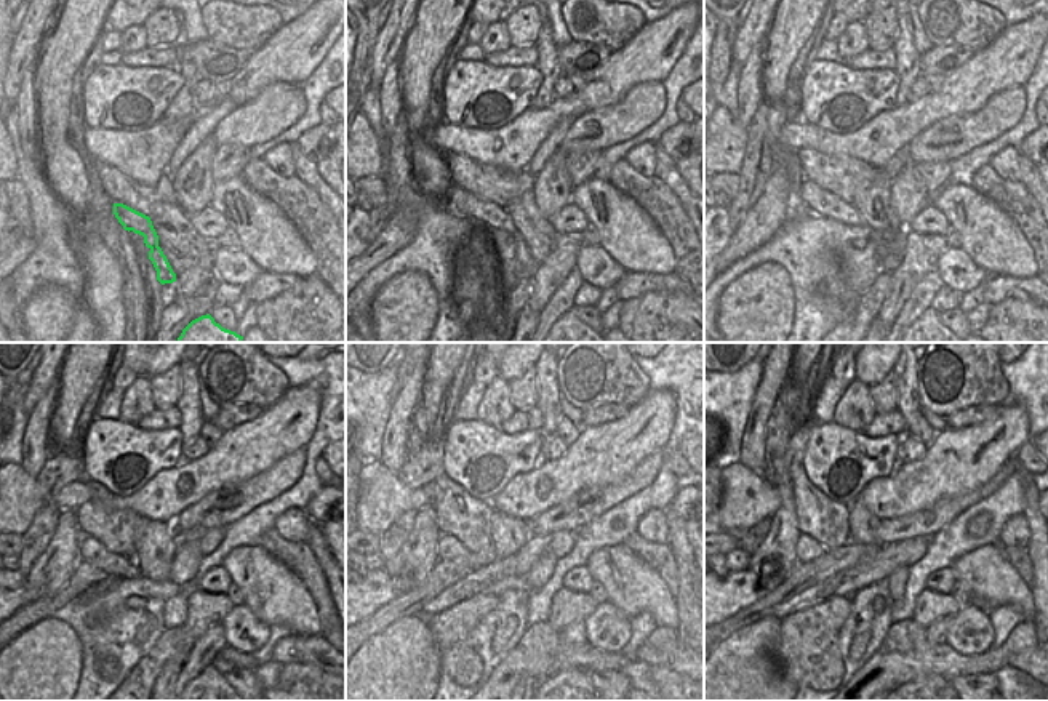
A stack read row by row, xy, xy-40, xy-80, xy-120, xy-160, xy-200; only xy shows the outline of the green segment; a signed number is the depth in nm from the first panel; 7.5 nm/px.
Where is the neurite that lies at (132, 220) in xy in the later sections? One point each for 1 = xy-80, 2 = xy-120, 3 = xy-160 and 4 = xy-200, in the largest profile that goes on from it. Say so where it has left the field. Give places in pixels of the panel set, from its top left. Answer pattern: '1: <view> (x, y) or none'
1: xy-80 (818, 200)
2: xy-120 (116, 565)
3: xy-160 (450, 548)
4: xy-200 (807, 548)

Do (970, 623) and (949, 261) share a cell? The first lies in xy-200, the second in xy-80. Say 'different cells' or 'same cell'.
same cell

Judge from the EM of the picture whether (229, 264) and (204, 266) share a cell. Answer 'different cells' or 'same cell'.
different cells

